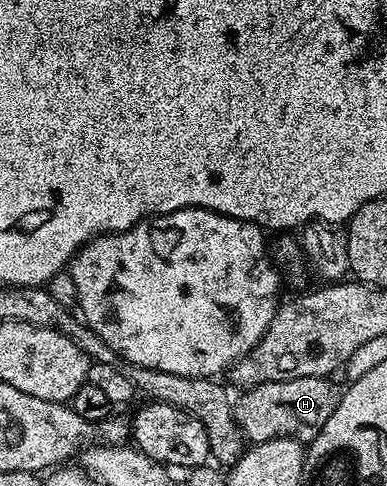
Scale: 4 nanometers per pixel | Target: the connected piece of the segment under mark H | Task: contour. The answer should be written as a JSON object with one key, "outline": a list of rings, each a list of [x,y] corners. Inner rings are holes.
{"outline":[[[307,377],[306,379],[286,379],[285,381],[271,381],[254,385],[245,389],[235,402],[236,420],[244,431],[244,436],[249,442],[269,441],[275,437],[295,437],[301,443],[307,443],[316,436],[316,433],[334,415],[334,407],[338,407],[341,390],[331,385],[328,377]]]}

